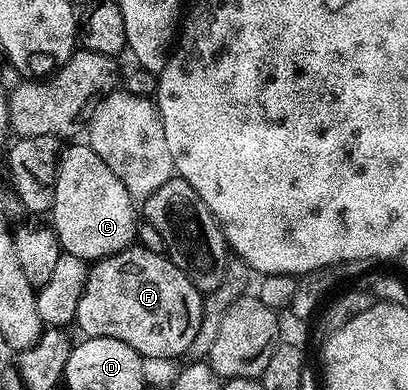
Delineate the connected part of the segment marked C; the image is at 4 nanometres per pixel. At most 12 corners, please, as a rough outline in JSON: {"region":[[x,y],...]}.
{"region":[[87,143],[63,150],[50,210],[89,263],[129,248],[138,205]]}

